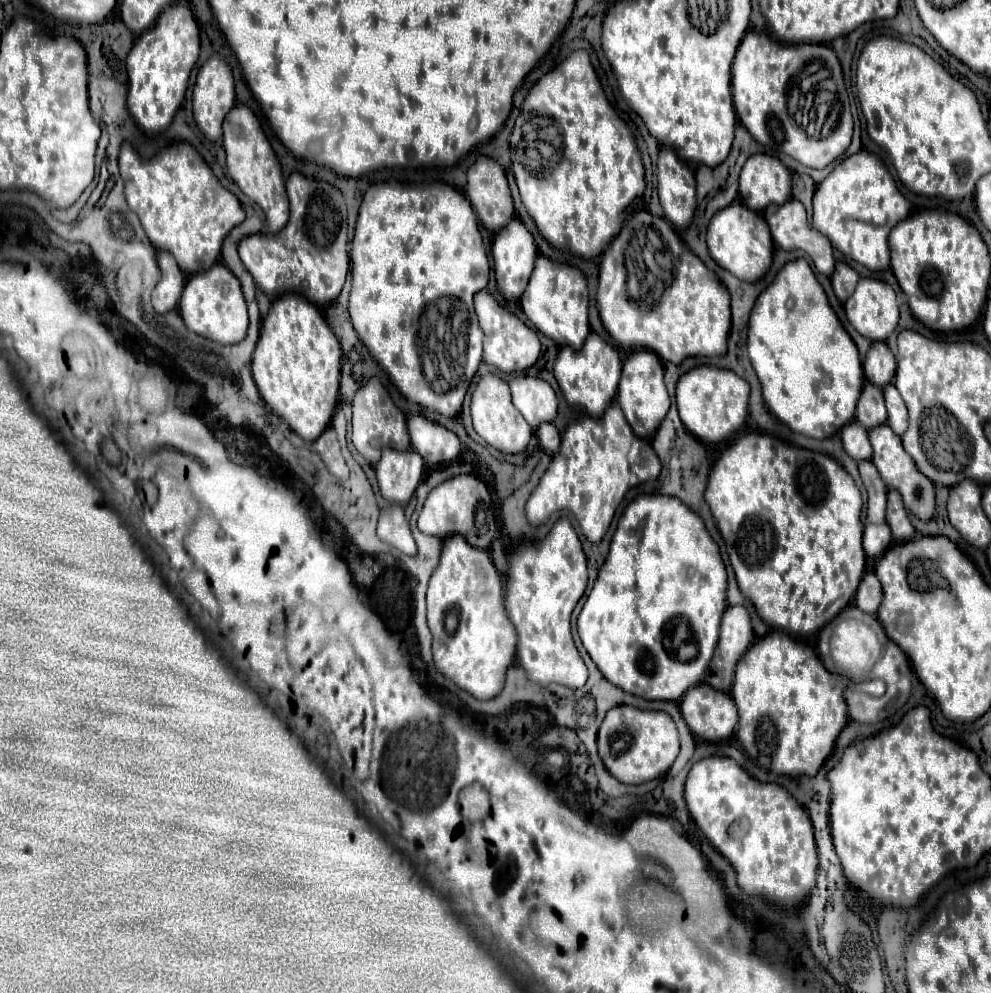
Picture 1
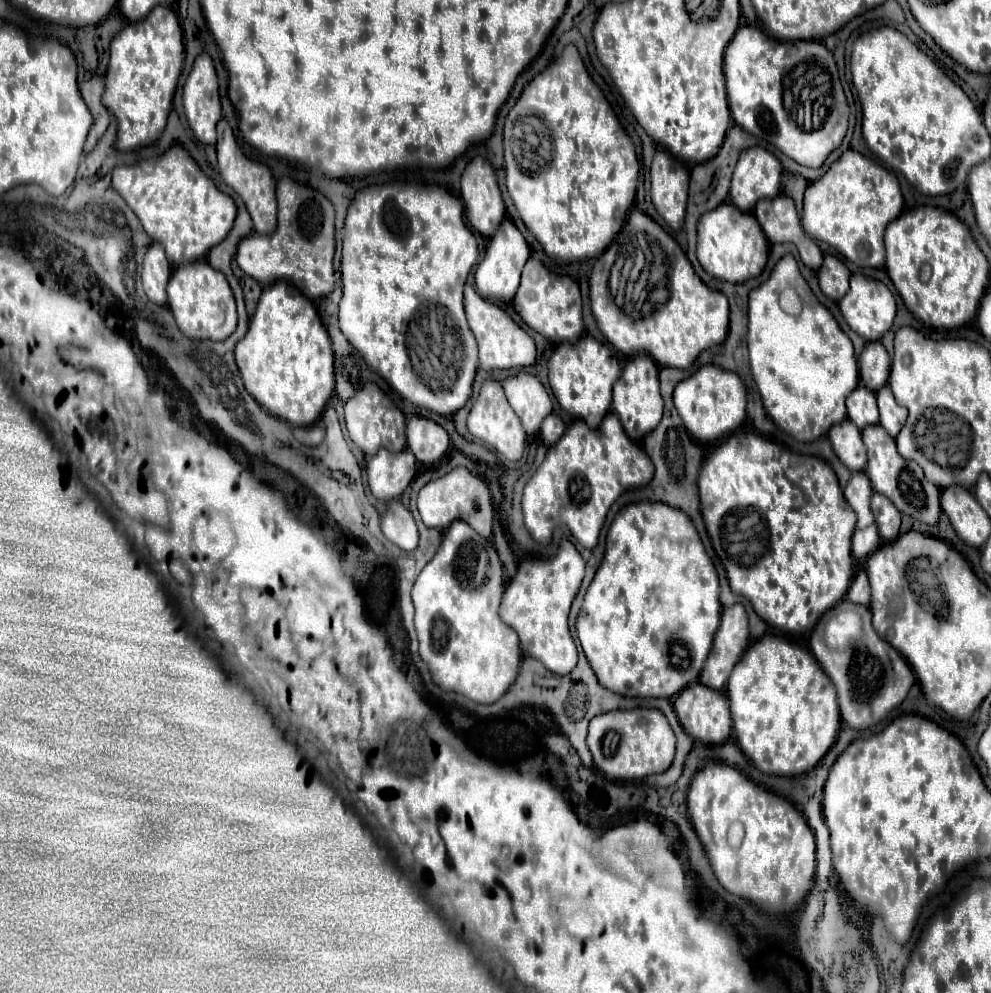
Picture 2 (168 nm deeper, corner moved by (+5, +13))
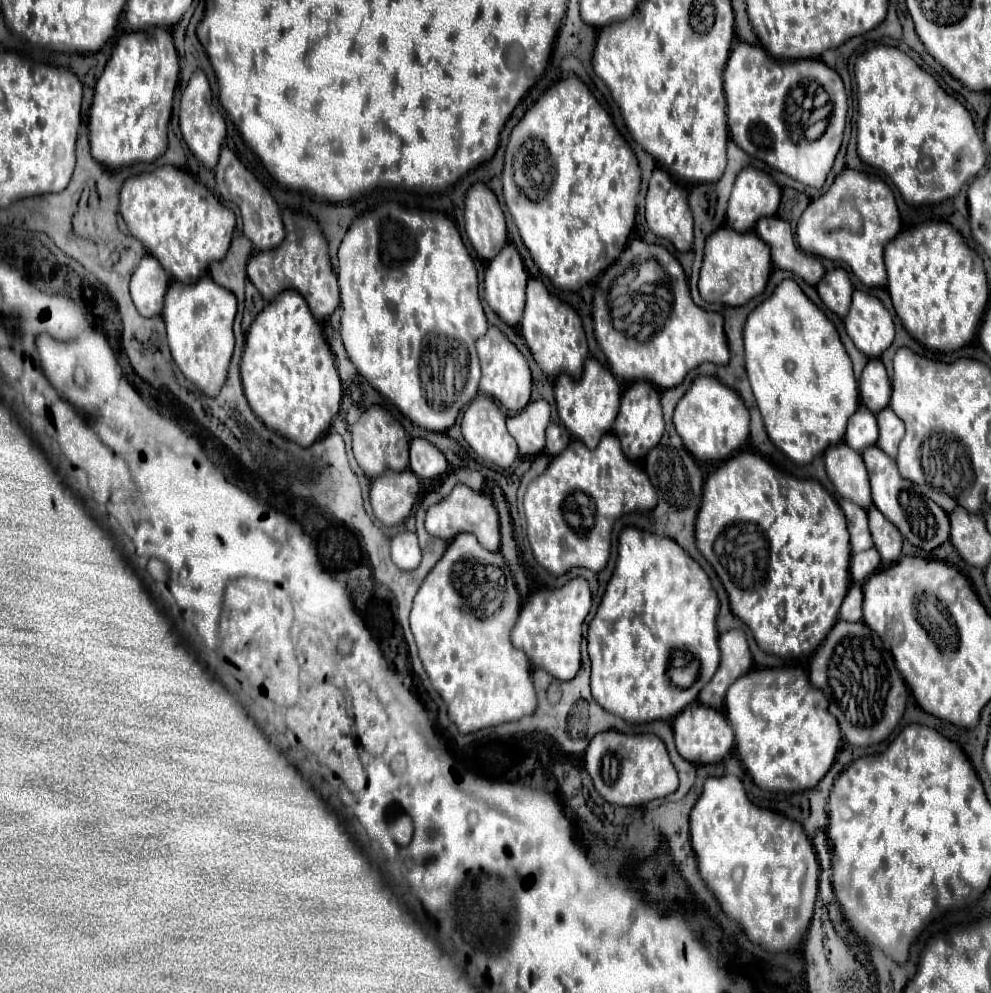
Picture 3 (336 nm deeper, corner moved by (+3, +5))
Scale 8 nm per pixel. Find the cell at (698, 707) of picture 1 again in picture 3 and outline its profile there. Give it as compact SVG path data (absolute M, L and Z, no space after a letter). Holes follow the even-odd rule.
M692 703L682 713L678 713L672 721L672 729L674 729L674 741L676 741L678 755L696 765L700 763L708 765L708 763L722 761L734 745L734 733L726 717L720 711L714 711L712 707L706 707L702 703Z

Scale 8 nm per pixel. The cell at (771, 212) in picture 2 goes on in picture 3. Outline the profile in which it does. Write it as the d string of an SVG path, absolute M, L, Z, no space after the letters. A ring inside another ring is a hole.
M762 217L756 223L756 235L770 245L774 267L796 273L812 287L816 287L818 281L824 277L822 263L794 245L794 237L788 221L778 217Z

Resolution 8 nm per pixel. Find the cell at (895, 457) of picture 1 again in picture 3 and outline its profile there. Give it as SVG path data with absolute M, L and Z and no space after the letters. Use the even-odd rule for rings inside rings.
M872 445L872 447L862 451L862 459L866 463L866 471L868 471L868 477L870 477L874 505L882 511L882 515L890 523L894 523L898 527L898 531L914 547L920 547L922 551L932 551L932 549L936 549L936 547L940 547L942 543L948 541L950 521L948 521L946 511L942 507L938 507L932 499L924 499L918 485L902 479L900 473L898 473L896 461L892 457L888 457L884 451L880 451L880 447Z

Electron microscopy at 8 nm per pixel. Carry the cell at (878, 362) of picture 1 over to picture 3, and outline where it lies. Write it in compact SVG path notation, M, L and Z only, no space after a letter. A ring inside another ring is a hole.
M880 359L868 361L868 365L864 367L860 375L858 385L860 385L860 403L864 407L870 407L870 411L874 413L882 411L882 407L888 407L892 387L890 387L890 379Z

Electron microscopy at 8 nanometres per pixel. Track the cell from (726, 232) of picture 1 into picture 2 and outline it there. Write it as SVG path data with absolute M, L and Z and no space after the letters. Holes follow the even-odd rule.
M722 203L720 207L704 213L700 217L700 223L698 223L698 261L700 265L716 279L724 279L724 281L730 281L730 283L742 283L750 277L756 277L762 273L764 265L766 265L766 259L768 259L768 239L764 239L764 231L762 227L756 223L756 217L750 215L750 213L744 213L744 211L738 211L736 207L728 205L728 203Z

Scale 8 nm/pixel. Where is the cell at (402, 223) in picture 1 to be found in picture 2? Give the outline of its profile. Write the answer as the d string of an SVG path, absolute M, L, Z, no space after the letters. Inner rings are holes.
M404 183L404 185L370 185L356 193L348 207L346 225L344 225L344 247L342 247L342 301L340 301L340 329L344 331L346 339L362 353L364 361L378 371L390 385L396 389L406 401L424 407L428 411L440 413L440 415L452 415L470 397L472 381L478 369L478 349L476 339L468 327L464 305L462 305L462 293L466 279L478 259L478 243L472 231L464 223L464 203L460 203L458 197L448 193L440 185L422 185L422 183Z

